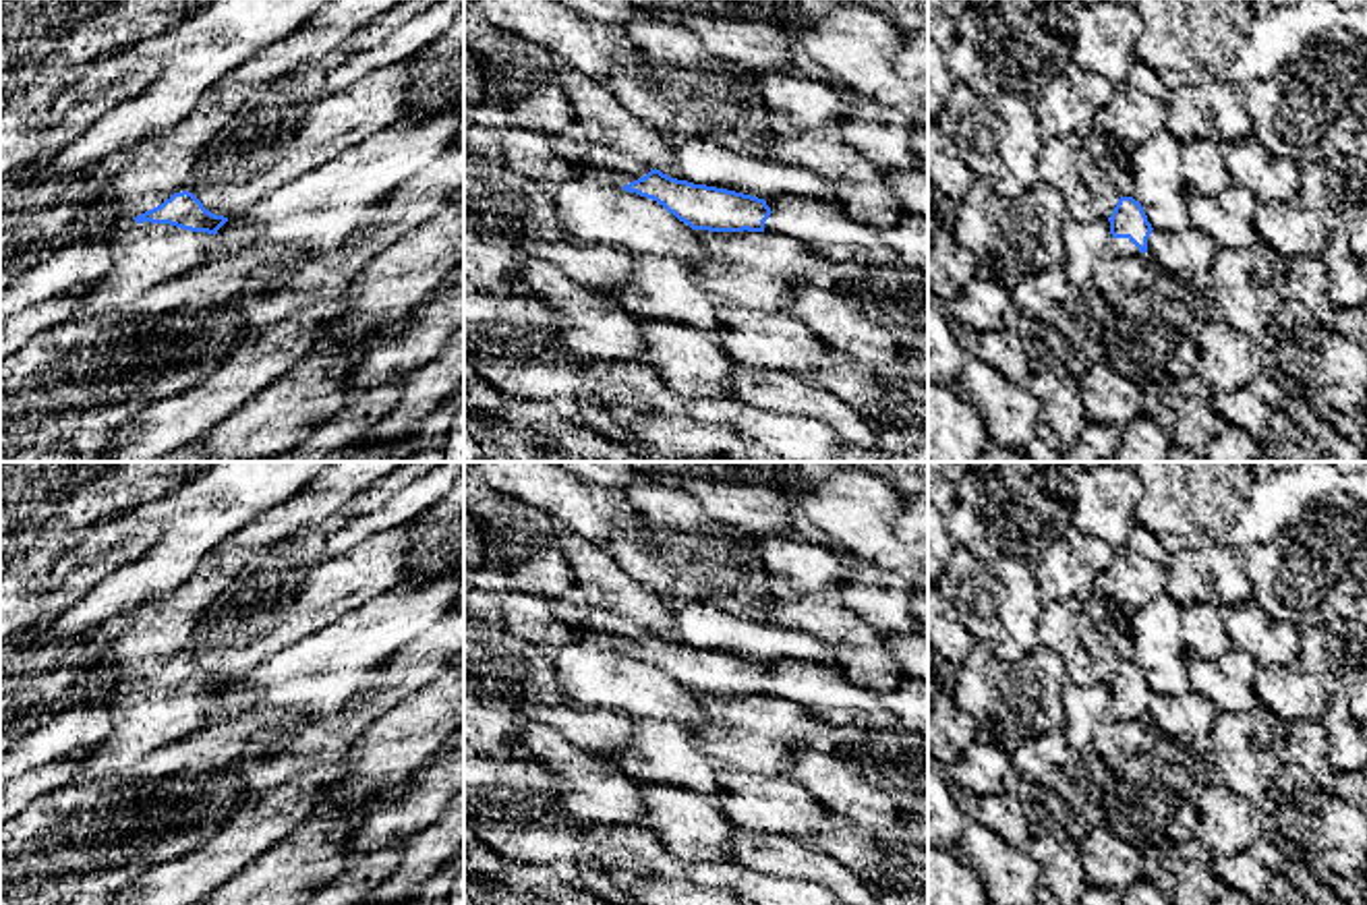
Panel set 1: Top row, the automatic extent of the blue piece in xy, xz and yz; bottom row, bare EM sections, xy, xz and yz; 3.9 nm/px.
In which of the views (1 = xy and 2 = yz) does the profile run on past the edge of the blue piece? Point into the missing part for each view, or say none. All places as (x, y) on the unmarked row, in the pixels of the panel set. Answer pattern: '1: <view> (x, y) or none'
1: xy (143, 719)
2: yz (1121, 711)

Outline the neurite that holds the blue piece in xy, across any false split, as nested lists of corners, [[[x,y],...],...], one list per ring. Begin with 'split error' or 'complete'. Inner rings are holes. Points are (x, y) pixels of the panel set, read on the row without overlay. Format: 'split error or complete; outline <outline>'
split error; outline [[[188,654],[137,679],[108,704],[108,735],[66,756],[79,762],[75,779],[126,770],[151,752],[215,723],[213,700],[226,685]]]

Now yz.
split error; outline [[[1121,661],[1108,685],[1112,721],[1147,717],[1147,702],[1154,692],[1139,665],[1133,661]]]

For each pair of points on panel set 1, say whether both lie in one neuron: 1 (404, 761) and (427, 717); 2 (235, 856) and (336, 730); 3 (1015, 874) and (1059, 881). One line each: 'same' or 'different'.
1: same
2: different
3: different

